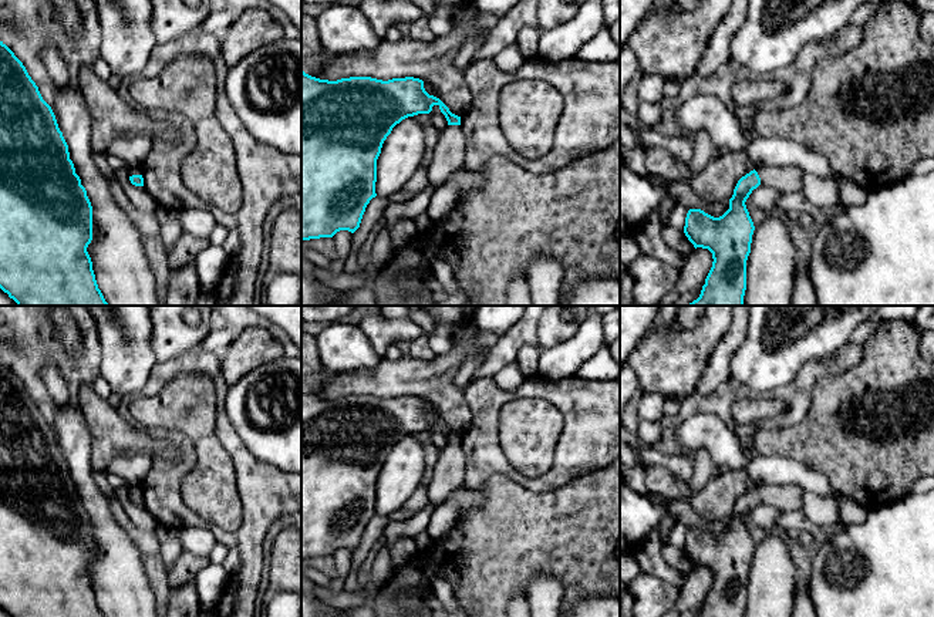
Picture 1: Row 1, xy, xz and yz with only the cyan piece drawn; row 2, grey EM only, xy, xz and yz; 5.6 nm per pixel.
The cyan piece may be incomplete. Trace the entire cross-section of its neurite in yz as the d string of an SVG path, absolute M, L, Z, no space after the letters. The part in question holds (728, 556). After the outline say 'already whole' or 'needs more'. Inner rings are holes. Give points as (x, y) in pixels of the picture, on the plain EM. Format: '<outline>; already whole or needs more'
M755 485L742 495L729 517L729 527L714 536L701 527L689 527L684 552L694 566L712 572L712 586L698 617L744 617L746 608L746 579L751 572L753 540L746 517L761 502L780 512L802 508L805 490L798 485Z; needs more

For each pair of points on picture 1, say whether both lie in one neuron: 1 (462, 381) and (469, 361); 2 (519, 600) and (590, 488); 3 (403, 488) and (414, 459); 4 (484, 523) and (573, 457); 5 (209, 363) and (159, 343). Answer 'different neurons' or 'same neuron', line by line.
1: same neuron
2: different neurons
3: same neuron
4: different neurons
5: different neurons

